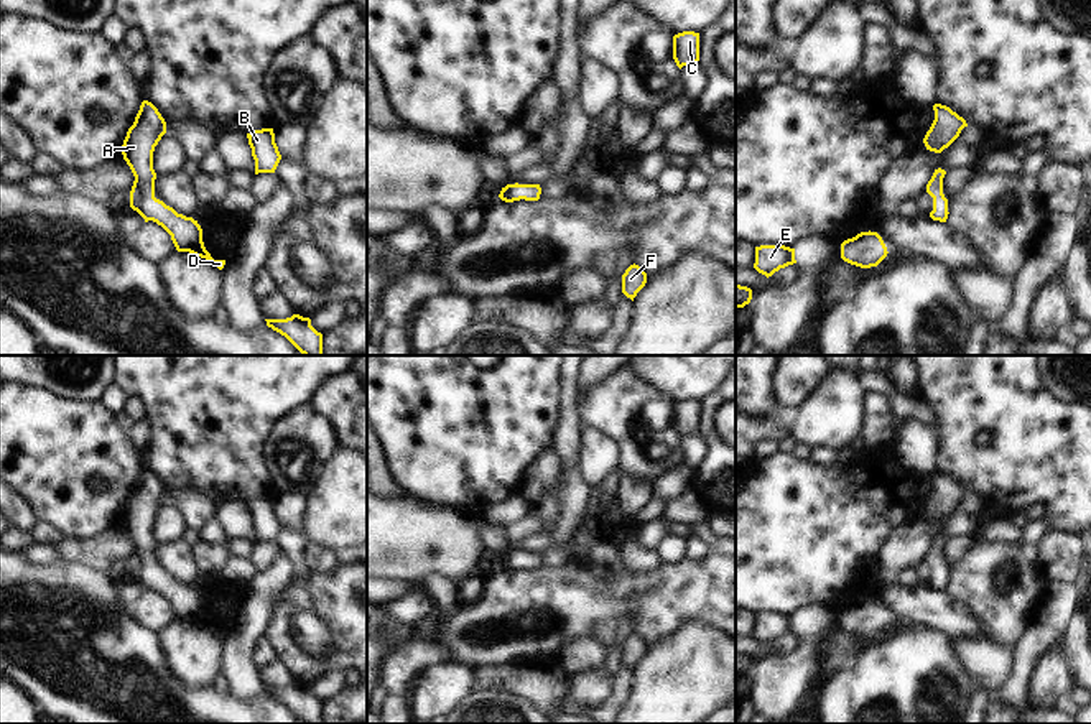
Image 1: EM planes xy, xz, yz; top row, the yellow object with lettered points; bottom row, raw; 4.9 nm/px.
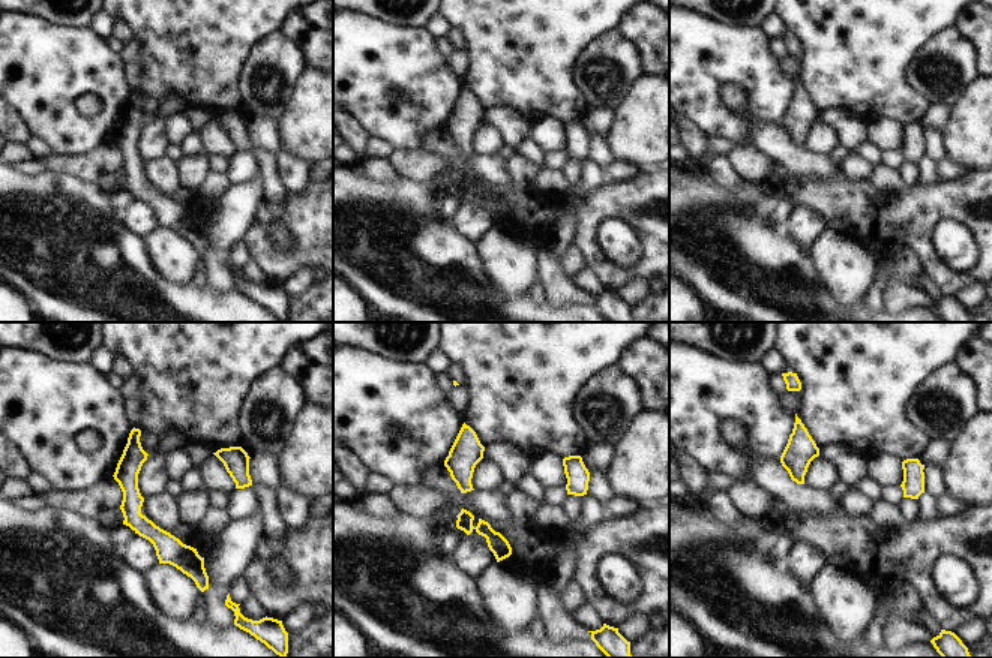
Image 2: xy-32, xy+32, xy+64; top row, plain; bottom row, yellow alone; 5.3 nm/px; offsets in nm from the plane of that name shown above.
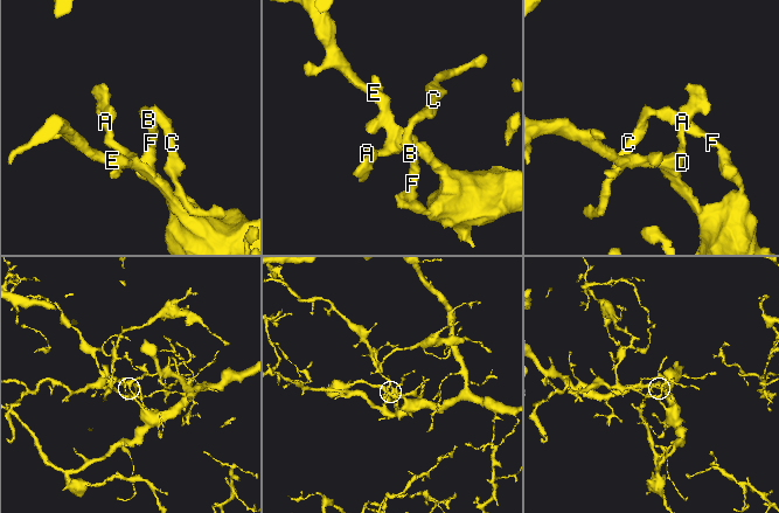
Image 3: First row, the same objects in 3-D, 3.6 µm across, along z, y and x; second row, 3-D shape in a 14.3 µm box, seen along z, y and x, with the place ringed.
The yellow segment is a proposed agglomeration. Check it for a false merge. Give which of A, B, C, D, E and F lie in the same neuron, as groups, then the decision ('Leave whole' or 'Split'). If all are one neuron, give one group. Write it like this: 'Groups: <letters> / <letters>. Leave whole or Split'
Groups: A B C D E F. Leave whole

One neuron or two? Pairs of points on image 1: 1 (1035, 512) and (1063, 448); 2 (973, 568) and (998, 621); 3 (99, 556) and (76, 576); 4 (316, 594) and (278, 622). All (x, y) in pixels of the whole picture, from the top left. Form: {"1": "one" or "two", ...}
{"1": "two", "2": "one", "3": "two", "4": "one"}

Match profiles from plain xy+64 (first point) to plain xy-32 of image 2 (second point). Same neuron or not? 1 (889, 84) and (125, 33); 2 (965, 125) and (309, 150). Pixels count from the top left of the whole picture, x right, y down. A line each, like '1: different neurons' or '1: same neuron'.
1: different neurons
2: same neuron

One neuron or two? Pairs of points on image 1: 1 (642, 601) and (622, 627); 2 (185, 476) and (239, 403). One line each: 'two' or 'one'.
1: two
2: one

